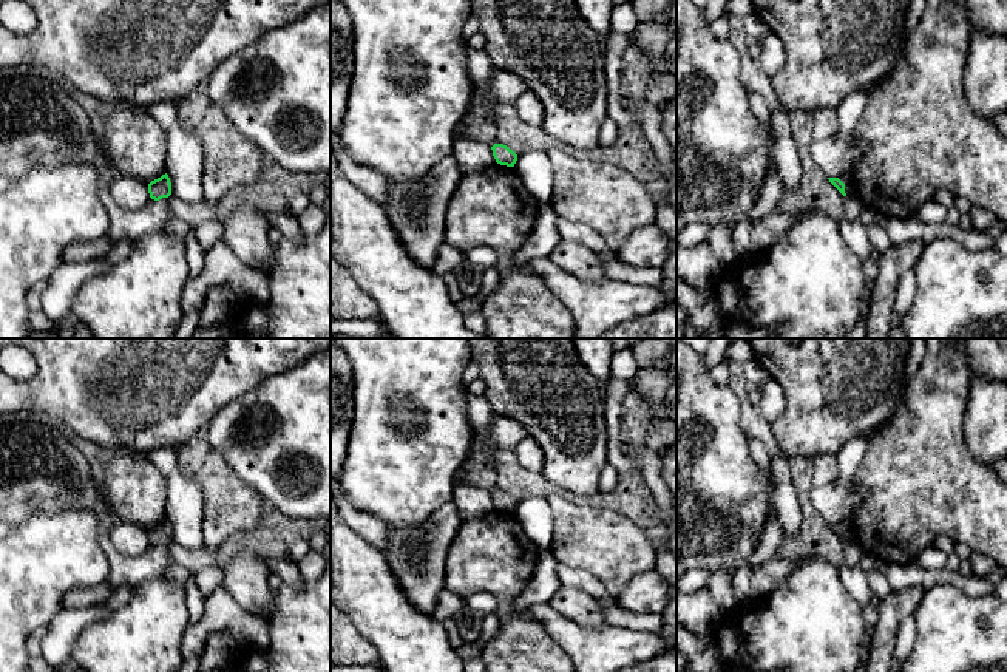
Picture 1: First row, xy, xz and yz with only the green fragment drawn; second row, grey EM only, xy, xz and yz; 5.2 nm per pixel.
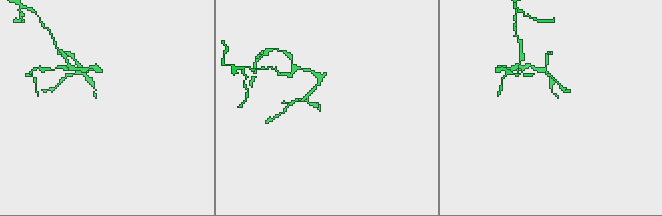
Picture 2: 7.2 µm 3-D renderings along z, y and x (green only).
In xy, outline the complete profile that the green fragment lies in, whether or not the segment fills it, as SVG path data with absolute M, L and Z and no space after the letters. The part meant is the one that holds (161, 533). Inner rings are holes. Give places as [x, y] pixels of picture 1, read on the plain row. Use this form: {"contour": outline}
{"contour": "M162 521L161 524L151 527L148 530L150 544L159 547L162 544L168 544L171 541L171 528L168 521Z"}

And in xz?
{"contour": "M494 490L491 493L491 496L493 496L493 502L497 510L507 511L507 513L514 513L516 507L517 507L517 501L513 496L510 496L507 491Z"}

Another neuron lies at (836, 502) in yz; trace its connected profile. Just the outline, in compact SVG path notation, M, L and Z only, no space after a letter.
M893 419L848 440L837 454L839 476L834 482L814 487L811 502L828 524L839 524L845 530L846 542L857 544L854 513L865 499L865 490L854 479L854 471L868 450L870 439L893 423Z

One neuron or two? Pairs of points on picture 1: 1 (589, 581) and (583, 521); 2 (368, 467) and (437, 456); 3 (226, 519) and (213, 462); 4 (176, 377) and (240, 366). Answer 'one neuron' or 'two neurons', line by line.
1: two neurons
2: one neuron
3: one neuron
4: one neuron

